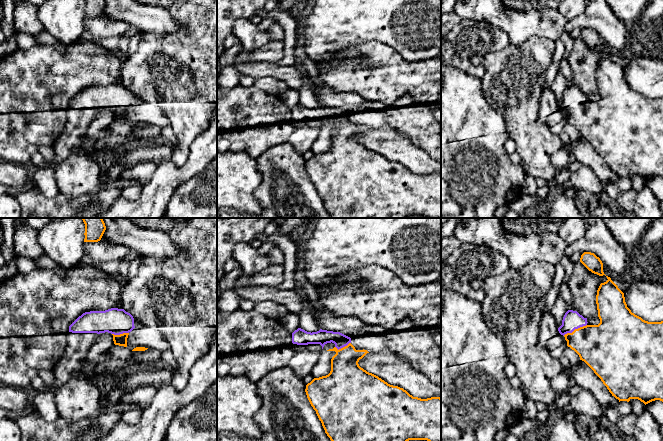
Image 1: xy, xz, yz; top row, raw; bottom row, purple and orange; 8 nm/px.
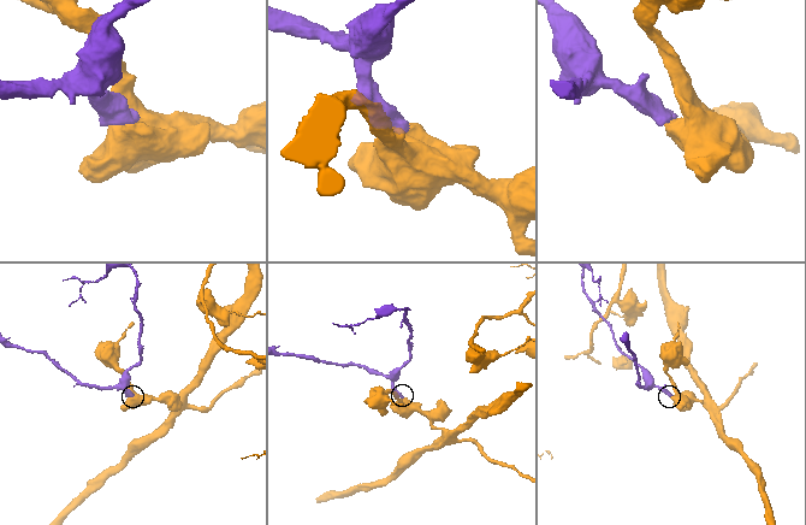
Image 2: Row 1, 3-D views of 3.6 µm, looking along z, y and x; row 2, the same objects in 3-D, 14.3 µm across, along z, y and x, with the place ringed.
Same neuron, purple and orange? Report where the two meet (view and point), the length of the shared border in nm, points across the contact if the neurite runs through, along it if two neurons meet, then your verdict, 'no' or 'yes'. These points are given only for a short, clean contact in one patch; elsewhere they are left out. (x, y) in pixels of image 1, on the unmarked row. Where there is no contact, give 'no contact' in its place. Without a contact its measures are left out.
meets purple in yz at (574, 105); contact 220 nm long; border along yz (586, 100), (563, 111); no

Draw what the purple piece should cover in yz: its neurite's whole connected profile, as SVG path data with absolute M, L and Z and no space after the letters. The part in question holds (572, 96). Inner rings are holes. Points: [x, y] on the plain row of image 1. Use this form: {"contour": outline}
{"contour": "M568 86L562 96L562 101L558 104L561 111L572 109L575 105L587 101L587 94L584 94L577 87Z"}

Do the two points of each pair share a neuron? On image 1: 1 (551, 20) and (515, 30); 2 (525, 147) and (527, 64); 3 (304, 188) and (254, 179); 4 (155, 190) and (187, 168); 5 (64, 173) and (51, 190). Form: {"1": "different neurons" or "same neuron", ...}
{"1": "same neuron", "2": "same neuron", "3": "different neurons", "4": "same neuron", "5": "different neurons"}

